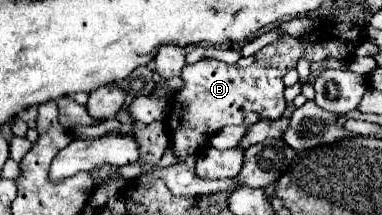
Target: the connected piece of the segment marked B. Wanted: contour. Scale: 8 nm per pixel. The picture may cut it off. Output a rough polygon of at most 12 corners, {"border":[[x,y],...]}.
{"border":[[359,20],[183,68],[167,124],[179,162],[247,112],[285,112],[301,58],[349,60]]}

